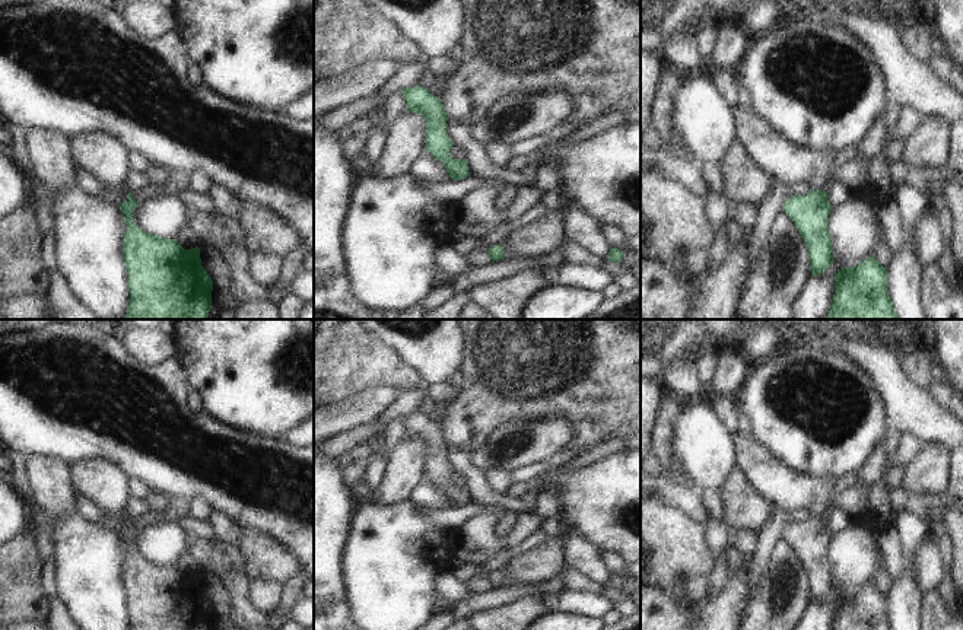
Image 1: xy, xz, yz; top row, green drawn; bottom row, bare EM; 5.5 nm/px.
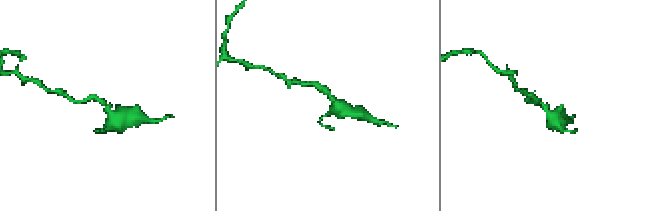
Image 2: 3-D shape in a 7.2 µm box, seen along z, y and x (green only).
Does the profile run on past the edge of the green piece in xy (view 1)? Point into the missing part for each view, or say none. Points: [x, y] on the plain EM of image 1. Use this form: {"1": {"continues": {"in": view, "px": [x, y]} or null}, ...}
{"1": {"continues": null}}

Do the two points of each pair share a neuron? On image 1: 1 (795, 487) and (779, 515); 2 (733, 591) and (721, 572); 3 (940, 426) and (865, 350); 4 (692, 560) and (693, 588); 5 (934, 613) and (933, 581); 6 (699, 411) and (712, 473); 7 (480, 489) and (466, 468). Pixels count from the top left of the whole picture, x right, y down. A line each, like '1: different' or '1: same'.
1: different
2: different
3: same
4: different
5: different
6: same
7: same

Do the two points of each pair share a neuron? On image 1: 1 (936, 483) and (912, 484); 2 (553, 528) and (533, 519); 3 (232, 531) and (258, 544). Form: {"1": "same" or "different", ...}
{"1": "same", "2": "different", "3": "different"}

